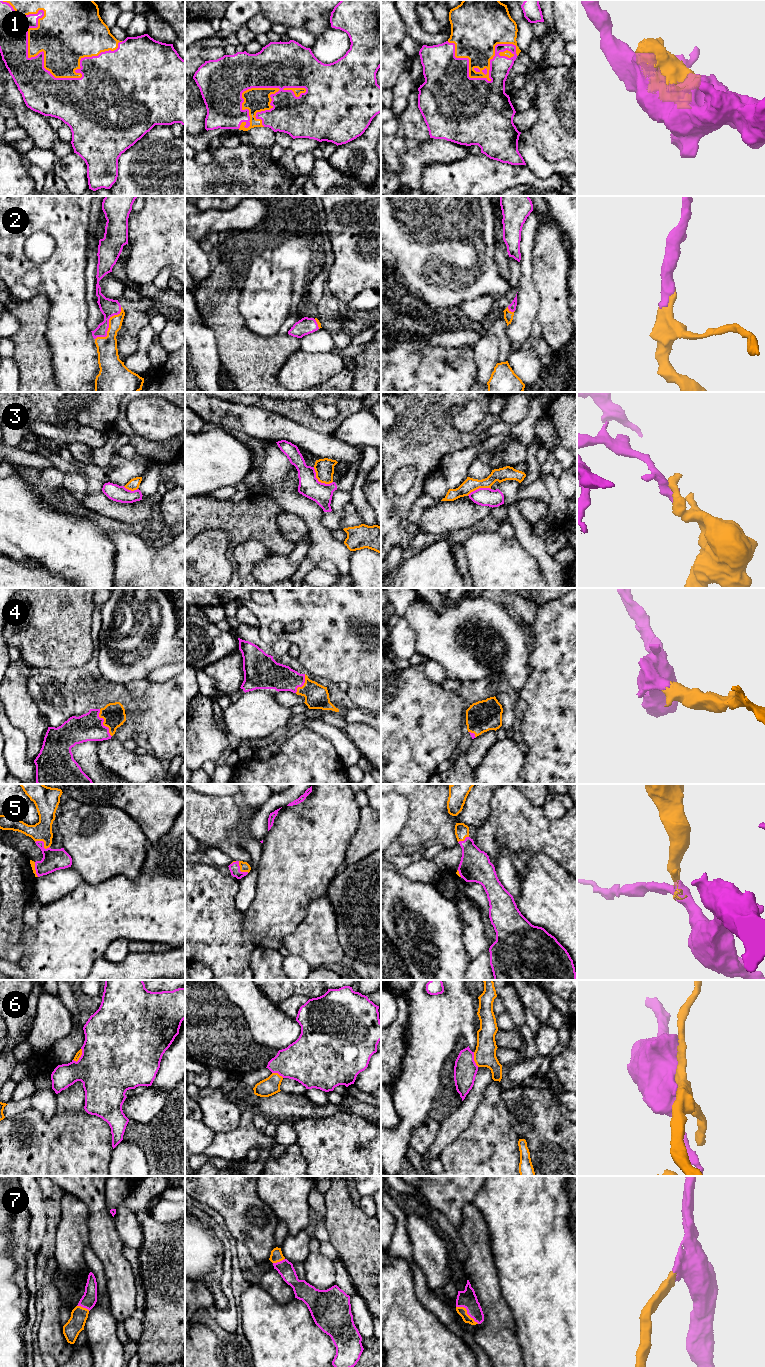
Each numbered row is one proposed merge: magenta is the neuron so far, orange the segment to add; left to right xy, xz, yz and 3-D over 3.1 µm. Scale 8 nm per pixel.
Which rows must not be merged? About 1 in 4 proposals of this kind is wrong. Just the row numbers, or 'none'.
3, 6

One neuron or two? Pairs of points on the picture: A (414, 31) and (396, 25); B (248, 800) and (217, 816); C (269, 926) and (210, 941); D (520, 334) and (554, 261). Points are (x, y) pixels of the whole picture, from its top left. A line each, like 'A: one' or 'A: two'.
A: two
B: two
C: two
D: two

